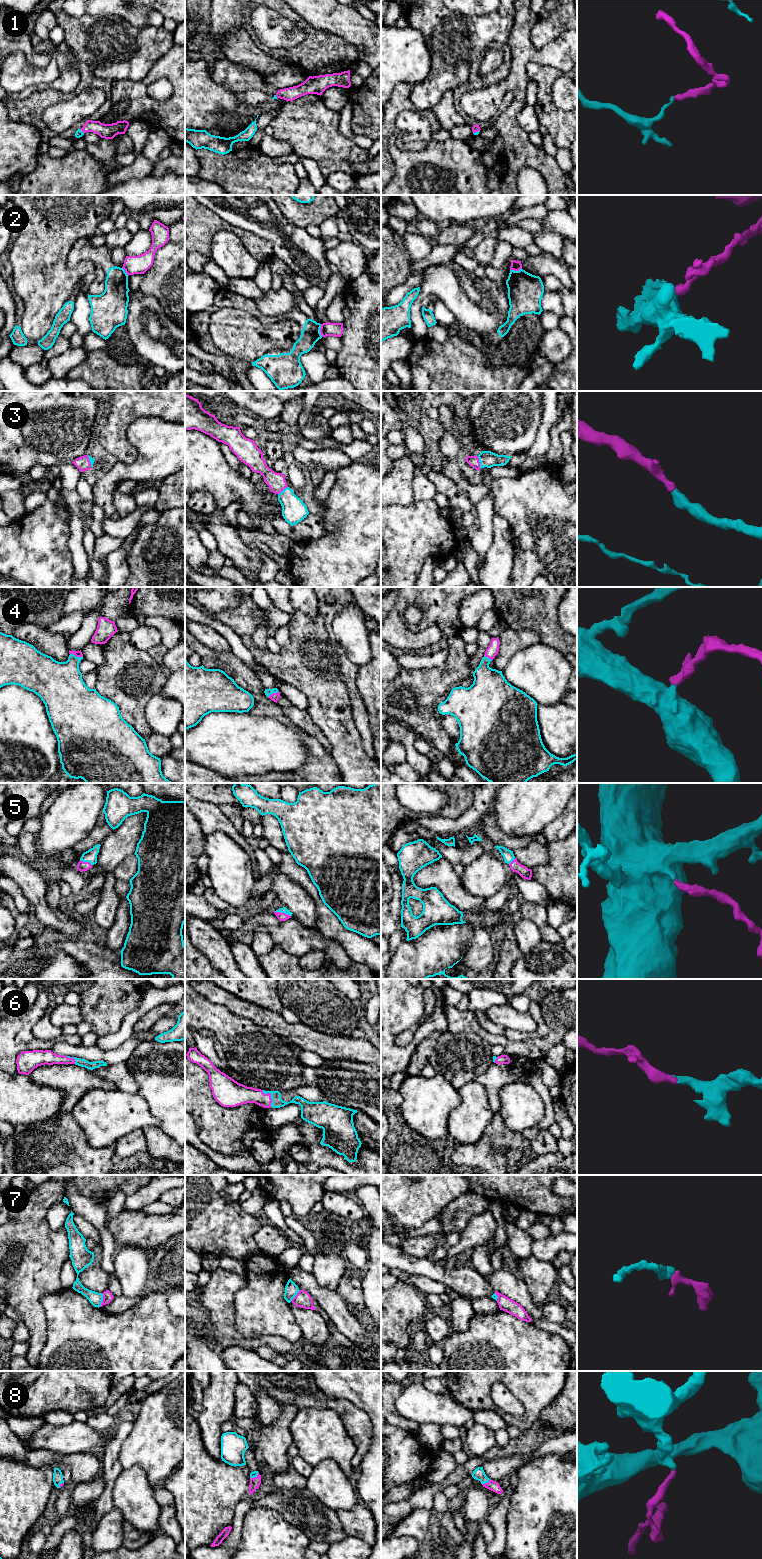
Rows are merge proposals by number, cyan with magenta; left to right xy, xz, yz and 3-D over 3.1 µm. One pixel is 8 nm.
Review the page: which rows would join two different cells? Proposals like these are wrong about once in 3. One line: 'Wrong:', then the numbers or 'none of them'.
Wrong: 2, 7

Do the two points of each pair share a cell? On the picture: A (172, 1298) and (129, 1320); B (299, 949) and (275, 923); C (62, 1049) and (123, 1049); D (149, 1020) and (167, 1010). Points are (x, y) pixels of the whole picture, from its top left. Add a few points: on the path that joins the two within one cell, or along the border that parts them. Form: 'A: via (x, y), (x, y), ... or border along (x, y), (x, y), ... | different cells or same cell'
A: border along (166, 1294), (168, 1309), (174, 1316) | different cells
B: via (294, 943), (280, 929) | same cell
C: via (77, 1051), (108, 1055) | same cell
D: via (153, 1016), (163, 1010) | same cell

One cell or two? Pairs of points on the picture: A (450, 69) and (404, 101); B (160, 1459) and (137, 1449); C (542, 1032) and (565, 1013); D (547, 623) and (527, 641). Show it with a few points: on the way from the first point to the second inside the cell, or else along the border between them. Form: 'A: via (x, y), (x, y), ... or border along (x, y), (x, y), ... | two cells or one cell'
A: border along (412, 85), (410, 100), (416, 109) | two cells
B: via (154, 1453), (150, 1449), (143, 1449) | one cell
C: border along (539, 1006), (549, 1028), (544, 1038) | two cells
D: border along (513, 628), (533, 630), (541, 641) | two cells

